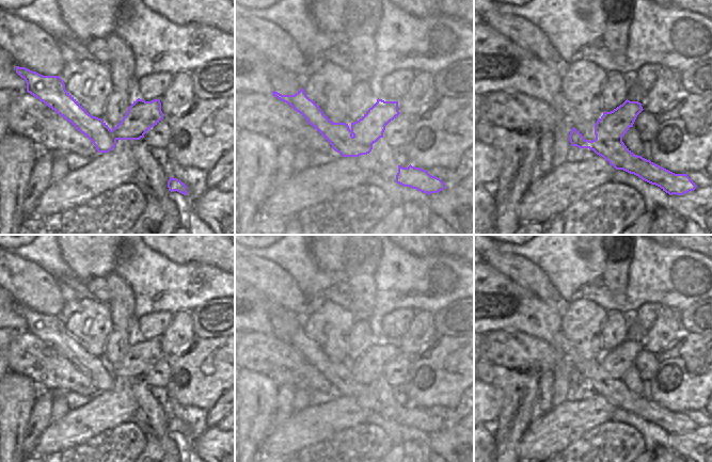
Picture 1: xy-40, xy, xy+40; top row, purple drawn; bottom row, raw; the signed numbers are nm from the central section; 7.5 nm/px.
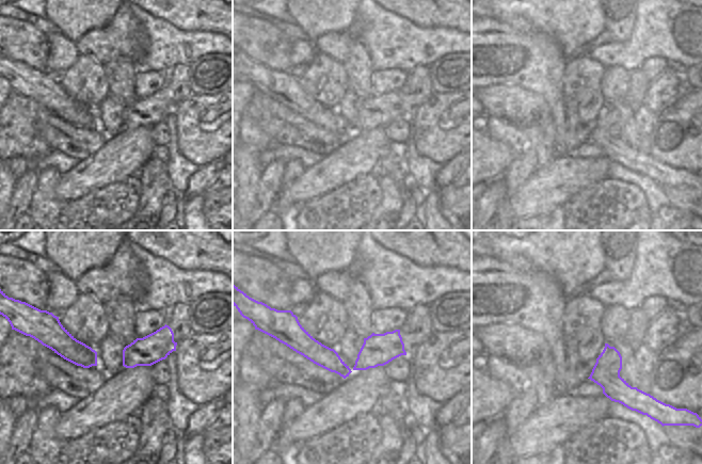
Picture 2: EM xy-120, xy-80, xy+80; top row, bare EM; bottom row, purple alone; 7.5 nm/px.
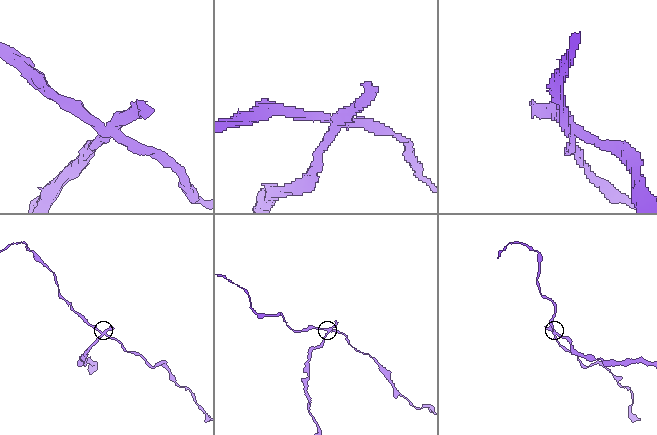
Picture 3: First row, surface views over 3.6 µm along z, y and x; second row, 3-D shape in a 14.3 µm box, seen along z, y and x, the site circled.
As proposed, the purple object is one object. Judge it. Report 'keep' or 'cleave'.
cleave

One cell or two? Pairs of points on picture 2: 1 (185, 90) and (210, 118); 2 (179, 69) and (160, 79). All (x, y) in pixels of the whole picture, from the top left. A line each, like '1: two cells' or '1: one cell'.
1: two cells
2: two cells

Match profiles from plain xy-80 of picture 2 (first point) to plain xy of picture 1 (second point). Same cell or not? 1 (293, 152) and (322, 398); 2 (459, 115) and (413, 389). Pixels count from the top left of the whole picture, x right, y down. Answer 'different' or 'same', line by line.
1: same
2: same

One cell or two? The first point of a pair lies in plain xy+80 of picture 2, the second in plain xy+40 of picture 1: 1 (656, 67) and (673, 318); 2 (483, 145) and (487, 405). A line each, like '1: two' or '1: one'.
1: two
2: one

